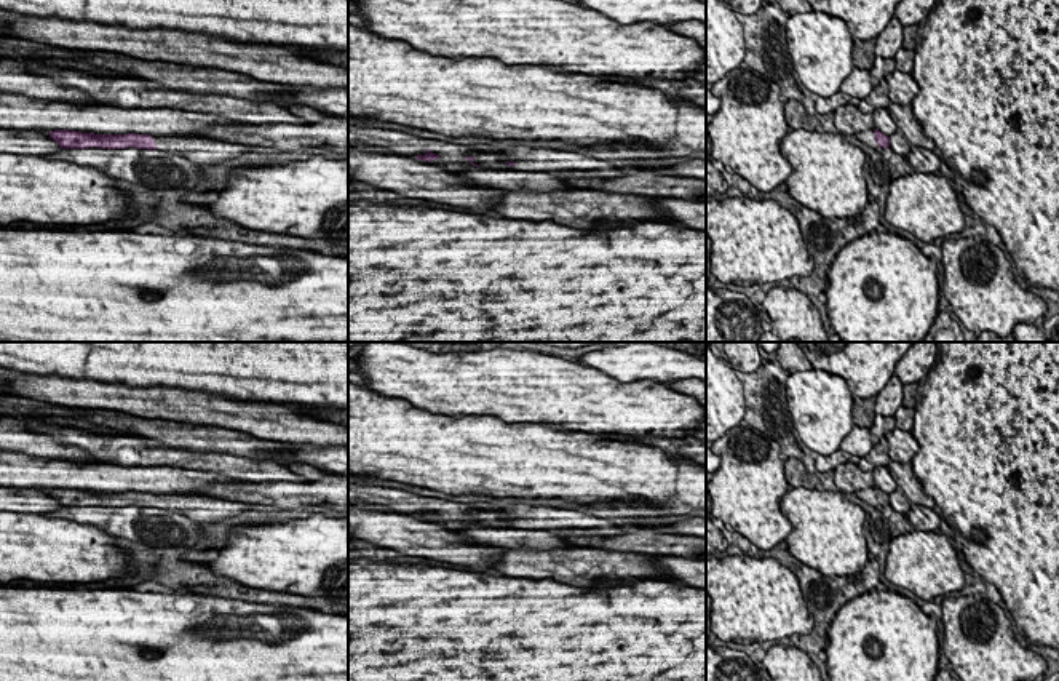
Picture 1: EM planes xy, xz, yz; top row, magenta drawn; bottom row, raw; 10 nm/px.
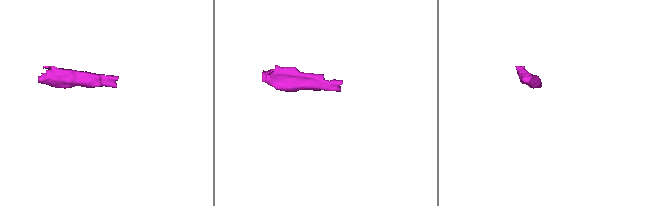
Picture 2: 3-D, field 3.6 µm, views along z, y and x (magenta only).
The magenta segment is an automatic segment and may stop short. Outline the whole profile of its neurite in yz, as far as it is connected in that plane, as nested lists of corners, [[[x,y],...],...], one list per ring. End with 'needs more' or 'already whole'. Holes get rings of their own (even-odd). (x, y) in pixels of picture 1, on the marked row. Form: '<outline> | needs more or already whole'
[[[867,129],[867,131],[858,133],[856,137],[871,149],[890,147],[890,137],[880,133],[879,129],[874,129],[874,131]]] | needs more

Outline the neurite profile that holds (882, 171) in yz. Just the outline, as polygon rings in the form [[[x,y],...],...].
[[[872,149],[869,161],[869,173],[877,185],[891,184],[899,176],[914,173],[907,160],[891,149]]]

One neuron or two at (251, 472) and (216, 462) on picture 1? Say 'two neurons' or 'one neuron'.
one neuron

